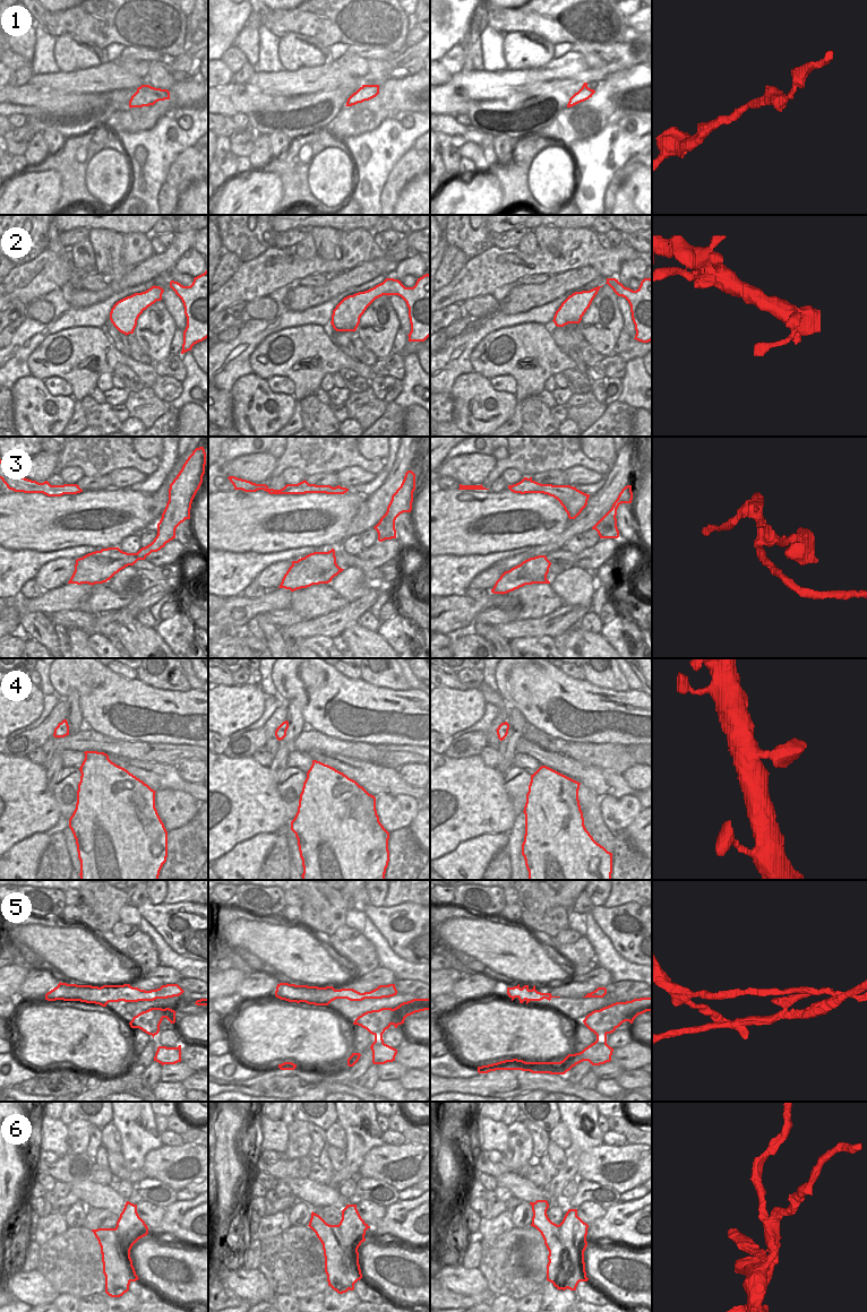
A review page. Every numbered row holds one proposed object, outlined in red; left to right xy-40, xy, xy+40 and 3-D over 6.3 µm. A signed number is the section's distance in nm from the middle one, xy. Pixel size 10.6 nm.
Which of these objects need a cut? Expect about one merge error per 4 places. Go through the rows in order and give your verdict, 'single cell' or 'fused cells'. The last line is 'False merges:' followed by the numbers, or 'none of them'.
1: single cell
2: single cell
3: fused cells
4: single cell
5: fused cells
6: fused cells
False merges: 3, 5, 6

